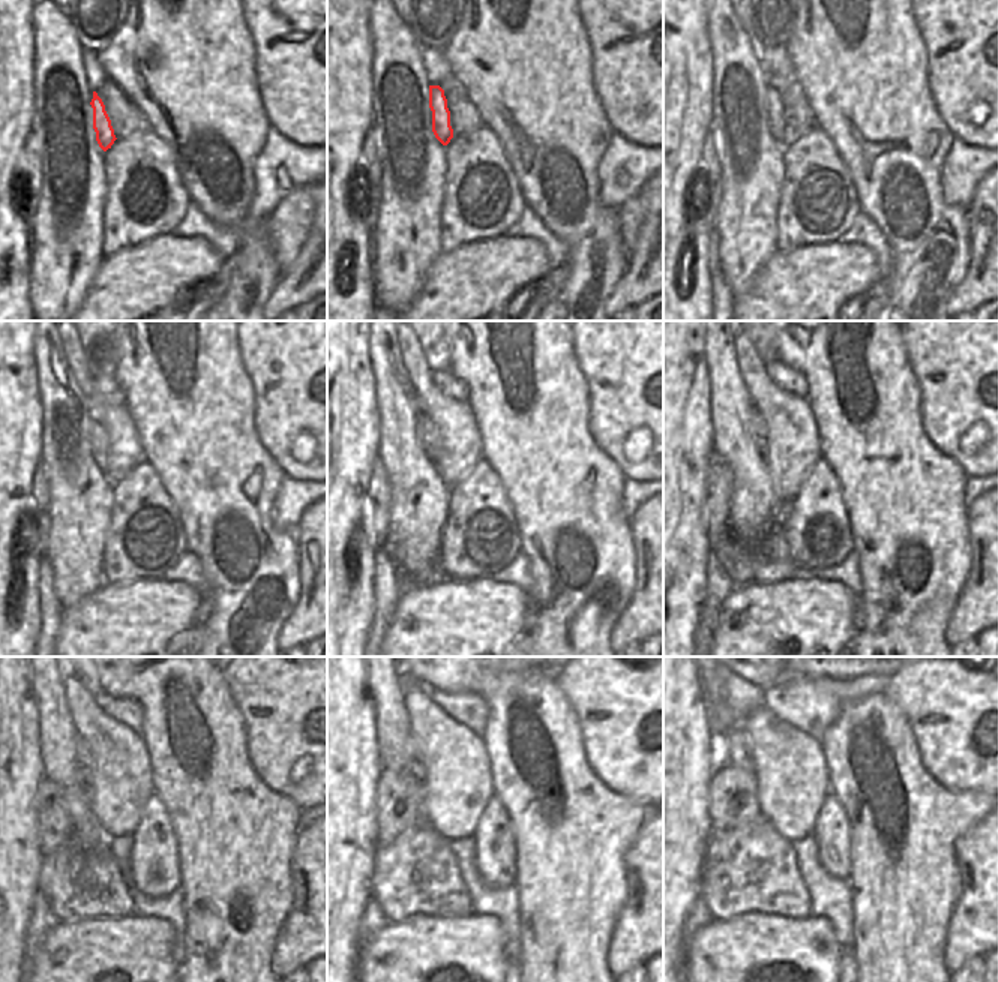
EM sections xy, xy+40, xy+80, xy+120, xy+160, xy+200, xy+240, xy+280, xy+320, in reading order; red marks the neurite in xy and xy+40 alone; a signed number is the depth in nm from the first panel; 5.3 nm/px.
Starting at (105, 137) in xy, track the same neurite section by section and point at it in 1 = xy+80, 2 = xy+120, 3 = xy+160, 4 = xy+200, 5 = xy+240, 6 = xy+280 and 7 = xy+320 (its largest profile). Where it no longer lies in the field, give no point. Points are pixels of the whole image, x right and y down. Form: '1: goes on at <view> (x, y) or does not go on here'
1: goes on at xy+80 (773, 104)
2: goes on at xy+120 (98, 437)
3: goes on at xy+160 (428, 432)
4: goes on at xy+200 (758, 431)
5: goes on at xy+240 (83, 757)
6: goes on at xy+280 (414, 762)
7: goes on at xy+320 (734, 748)

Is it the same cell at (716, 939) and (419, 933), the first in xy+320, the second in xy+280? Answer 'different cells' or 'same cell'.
same cell

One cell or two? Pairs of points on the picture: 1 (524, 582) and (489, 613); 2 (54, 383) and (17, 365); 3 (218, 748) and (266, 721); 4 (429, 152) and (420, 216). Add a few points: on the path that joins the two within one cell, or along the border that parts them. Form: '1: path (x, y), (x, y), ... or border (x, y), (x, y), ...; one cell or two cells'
1: border (491, 577), (497, 582), (517, 585), (530, 598); two cells
2: border (35, 338), (35, 380), (42, 408); two cells
3: border (233, 700), (245, 726), (245, 754), (254, 768); two cells
4: path (423, 168), (420, 200); one cell

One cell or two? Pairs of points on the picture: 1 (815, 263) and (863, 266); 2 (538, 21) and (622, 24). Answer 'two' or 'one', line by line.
1: one
2: two

